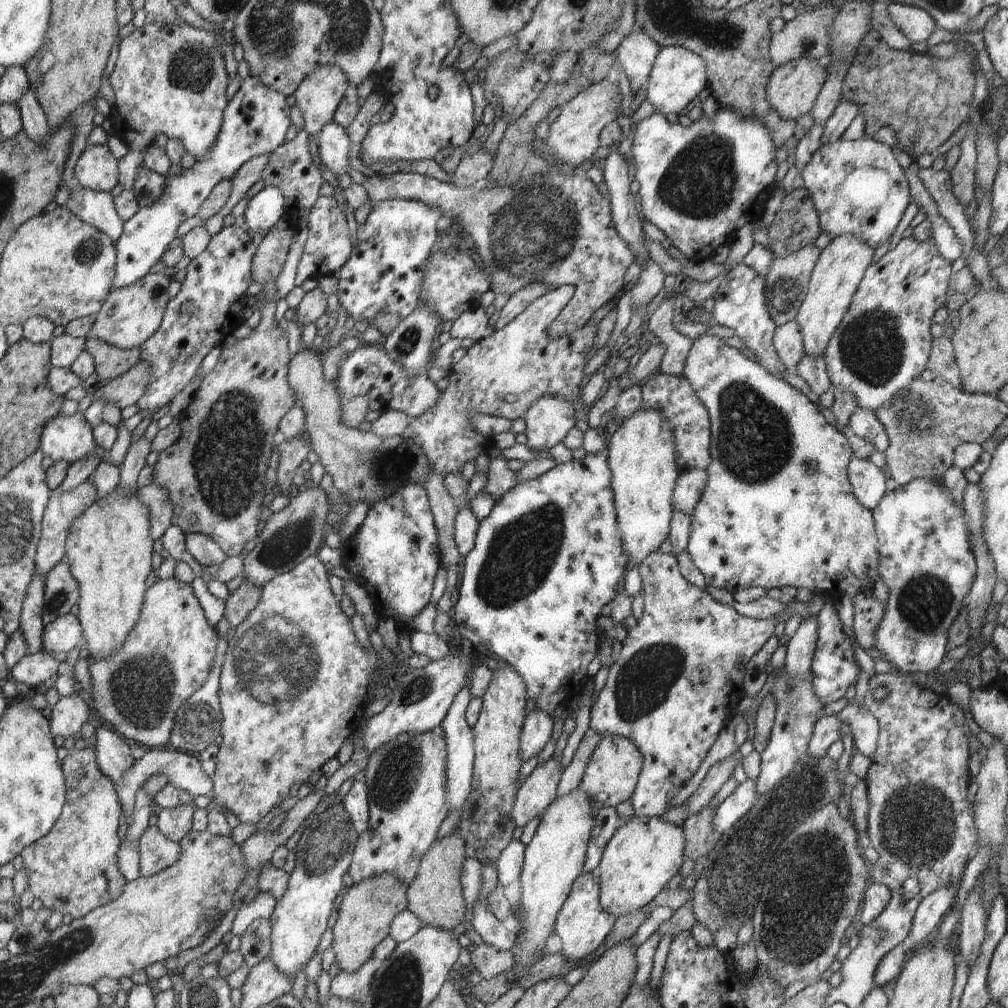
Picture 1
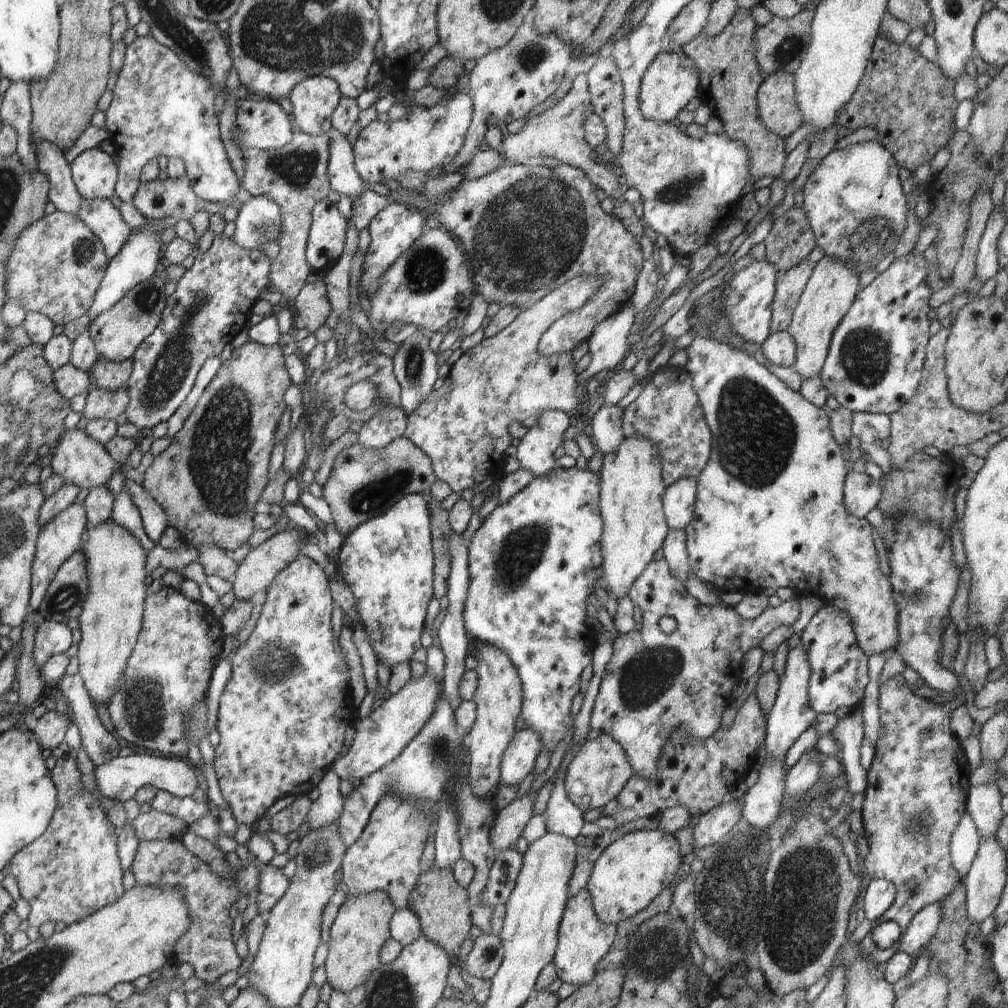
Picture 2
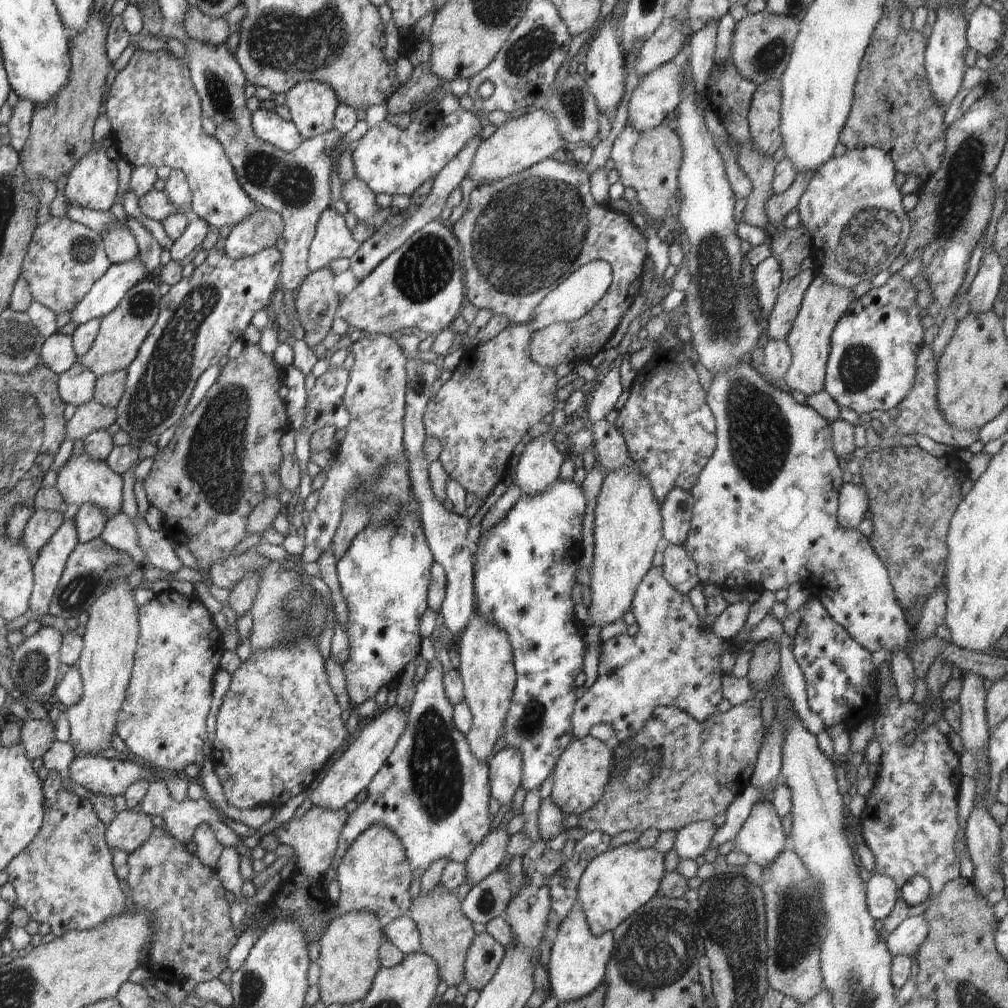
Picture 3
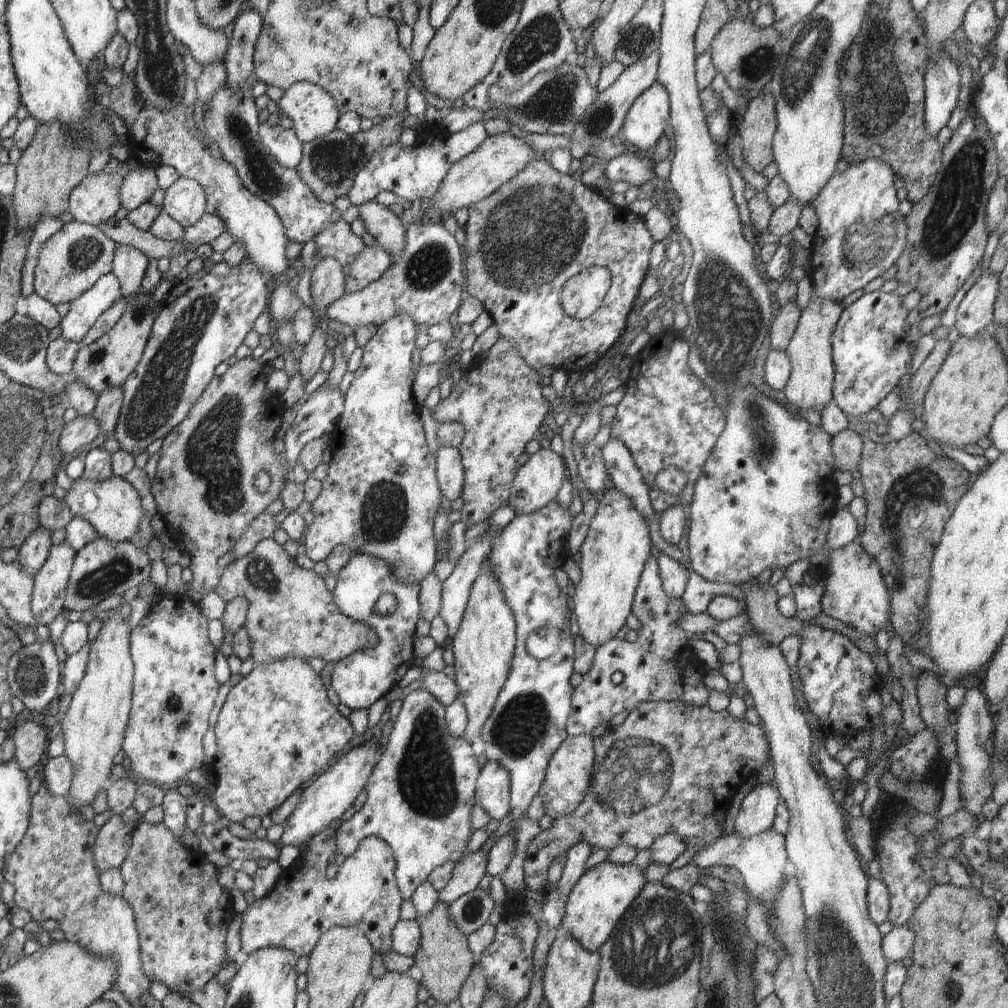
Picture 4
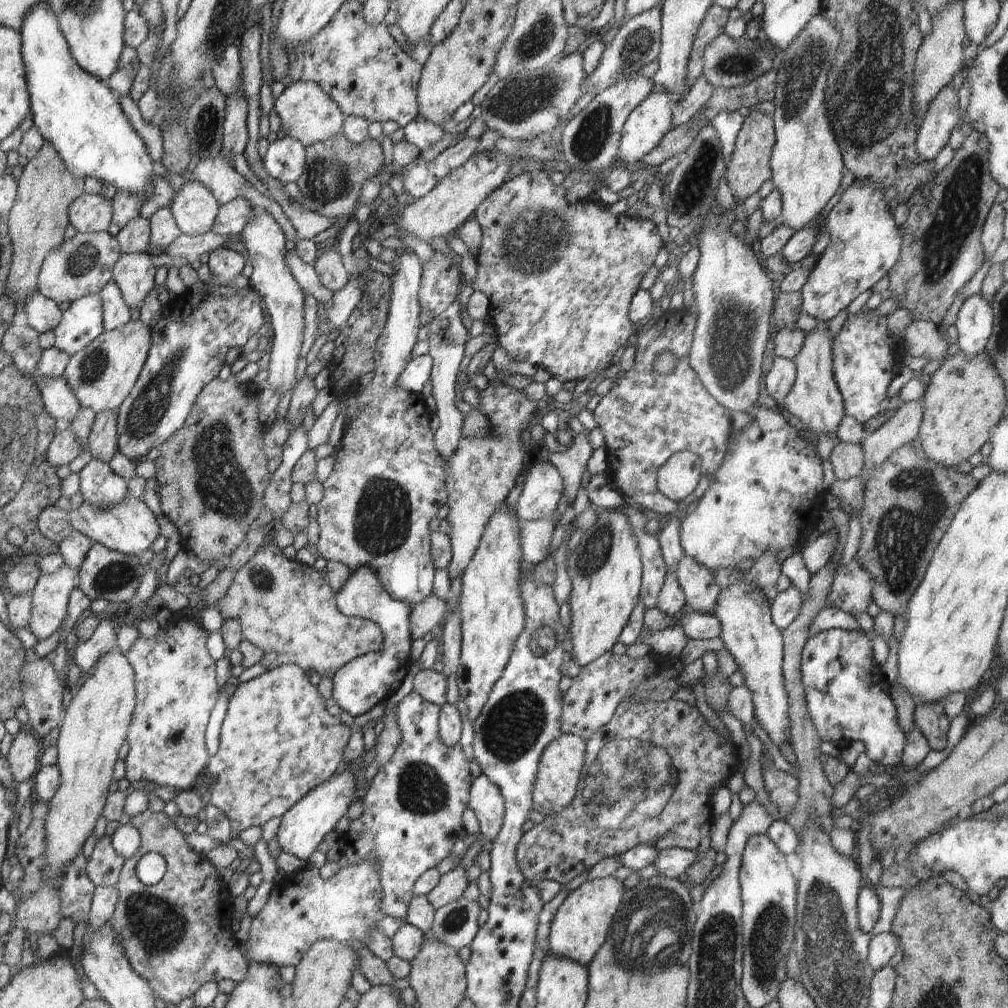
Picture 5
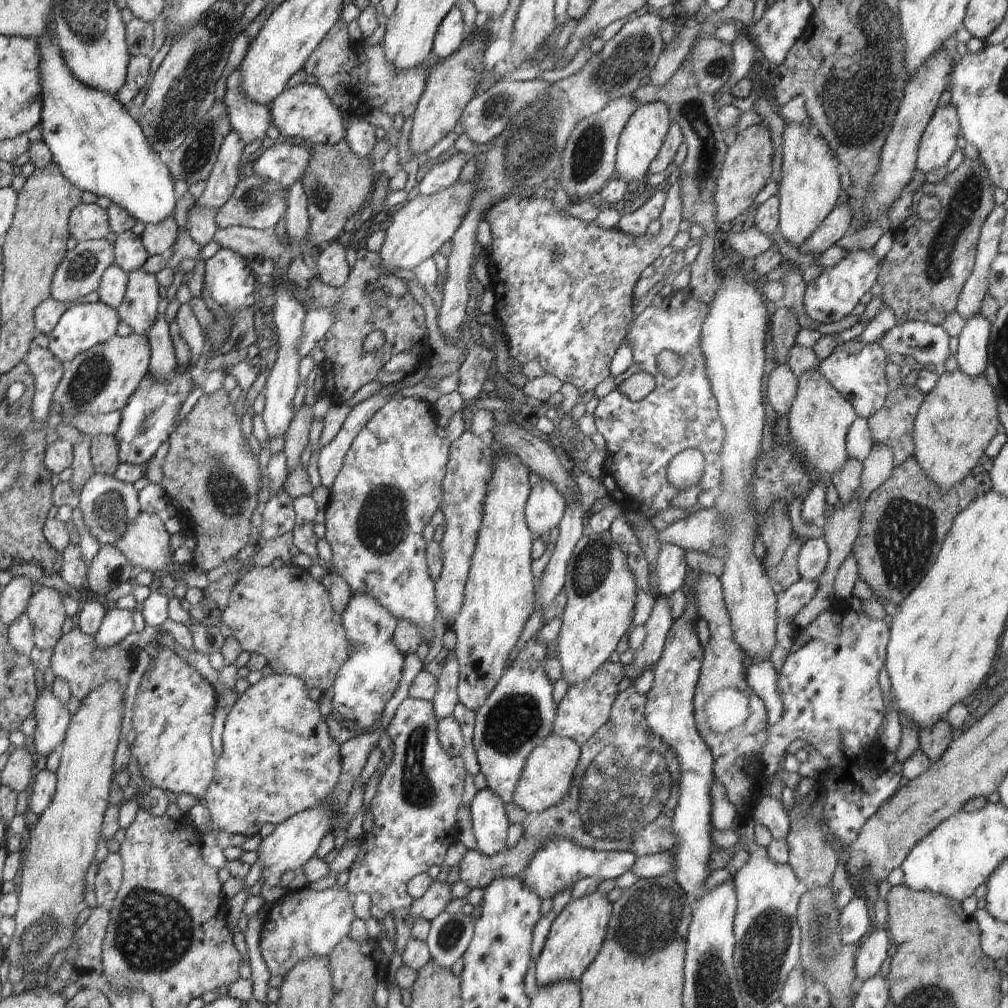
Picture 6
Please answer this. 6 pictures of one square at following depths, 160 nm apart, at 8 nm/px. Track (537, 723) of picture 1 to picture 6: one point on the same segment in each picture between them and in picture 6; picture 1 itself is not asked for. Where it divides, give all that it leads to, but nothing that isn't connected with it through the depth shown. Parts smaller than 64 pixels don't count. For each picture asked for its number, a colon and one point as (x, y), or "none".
2: (519, 759)
3: (505, 768)
4: (493, 788)
5: (485, 799)
6: (490, 823)

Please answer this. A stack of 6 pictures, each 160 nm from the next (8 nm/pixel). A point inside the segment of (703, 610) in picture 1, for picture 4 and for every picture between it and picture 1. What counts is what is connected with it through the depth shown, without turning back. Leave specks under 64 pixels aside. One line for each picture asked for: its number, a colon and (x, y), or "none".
2: (655, 684)
3: (674, 660)
4: (623, 675)

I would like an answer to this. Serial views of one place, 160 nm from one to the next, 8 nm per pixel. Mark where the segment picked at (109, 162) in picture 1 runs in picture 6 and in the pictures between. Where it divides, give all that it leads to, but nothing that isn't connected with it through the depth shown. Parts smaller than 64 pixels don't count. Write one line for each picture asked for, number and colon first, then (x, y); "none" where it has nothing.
2: (93, 172)
3: (93, 183)
4: (96, 199)
5: (88, 213)
6: (87, 221)

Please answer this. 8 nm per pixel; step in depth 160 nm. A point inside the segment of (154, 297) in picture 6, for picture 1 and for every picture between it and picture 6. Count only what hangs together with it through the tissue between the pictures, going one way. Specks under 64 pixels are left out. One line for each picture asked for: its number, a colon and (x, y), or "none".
1: (95, 208)
2: (100, 216)
3: (120, 245)
4: (129, 264)
5: (133, 273)

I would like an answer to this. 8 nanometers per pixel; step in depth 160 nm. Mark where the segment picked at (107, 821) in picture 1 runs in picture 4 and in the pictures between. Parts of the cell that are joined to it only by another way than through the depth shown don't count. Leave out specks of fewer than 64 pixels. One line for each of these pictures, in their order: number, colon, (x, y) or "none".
2: (72, 871)
3: (65, 878)
4: (53, 871)

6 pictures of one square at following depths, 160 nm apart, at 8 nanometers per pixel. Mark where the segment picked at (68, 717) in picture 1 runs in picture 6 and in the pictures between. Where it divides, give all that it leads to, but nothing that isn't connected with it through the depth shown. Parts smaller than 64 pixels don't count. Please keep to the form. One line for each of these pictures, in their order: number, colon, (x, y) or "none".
2: (49, 730)
3: (37, 736)
4: (30, 738)
5: (23, 754)
6: (17, 773)

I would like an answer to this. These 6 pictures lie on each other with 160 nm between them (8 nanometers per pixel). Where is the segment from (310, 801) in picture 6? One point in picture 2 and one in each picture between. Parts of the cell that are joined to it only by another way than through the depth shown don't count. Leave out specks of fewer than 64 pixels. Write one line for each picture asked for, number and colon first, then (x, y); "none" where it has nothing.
2: (283, 716)
3: (279, 723)
4: (277, 728)
5: (277, 741)

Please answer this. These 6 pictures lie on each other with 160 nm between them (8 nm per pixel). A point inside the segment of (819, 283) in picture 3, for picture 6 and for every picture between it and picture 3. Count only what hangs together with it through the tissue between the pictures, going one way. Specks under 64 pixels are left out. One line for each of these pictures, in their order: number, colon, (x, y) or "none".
4: (810, 384)
5: (815, 398)
6: (819, 417)

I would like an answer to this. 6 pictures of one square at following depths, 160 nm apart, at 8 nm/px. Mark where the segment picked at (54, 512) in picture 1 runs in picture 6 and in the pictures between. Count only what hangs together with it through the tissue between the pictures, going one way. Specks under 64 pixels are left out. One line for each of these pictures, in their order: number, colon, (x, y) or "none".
2: (61, 537)
3: (48, 567)
4: (50, 582)
5: (50, 596)
6: (45, 609)

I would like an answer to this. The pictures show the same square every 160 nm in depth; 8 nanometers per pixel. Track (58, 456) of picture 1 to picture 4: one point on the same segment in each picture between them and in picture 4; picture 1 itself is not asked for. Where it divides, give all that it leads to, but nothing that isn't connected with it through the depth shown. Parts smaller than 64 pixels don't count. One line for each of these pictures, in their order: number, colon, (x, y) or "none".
2: (78, 459)
3: (81, 480)
4: (112, 506)

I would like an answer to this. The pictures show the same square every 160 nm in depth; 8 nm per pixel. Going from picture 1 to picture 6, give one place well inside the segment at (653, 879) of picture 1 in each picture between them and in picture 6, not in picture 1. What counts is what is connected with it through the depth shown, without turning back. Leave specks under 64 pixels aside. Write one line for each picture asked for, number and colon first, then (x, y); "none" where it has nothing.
2: (635, 869)
3: (615, 884)
4: (596, 903)
5: (580, 927)
6: (576, 935)

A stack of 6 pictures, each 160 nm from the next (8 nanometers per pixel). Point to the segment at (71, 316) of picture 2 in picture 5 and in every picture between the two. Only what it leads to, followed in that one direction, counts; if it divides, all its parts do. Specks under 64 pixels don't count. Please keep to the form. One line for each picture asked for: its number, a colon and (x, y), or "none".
3: (64, 260)
4: (70, 262)
5: (80, 266)

